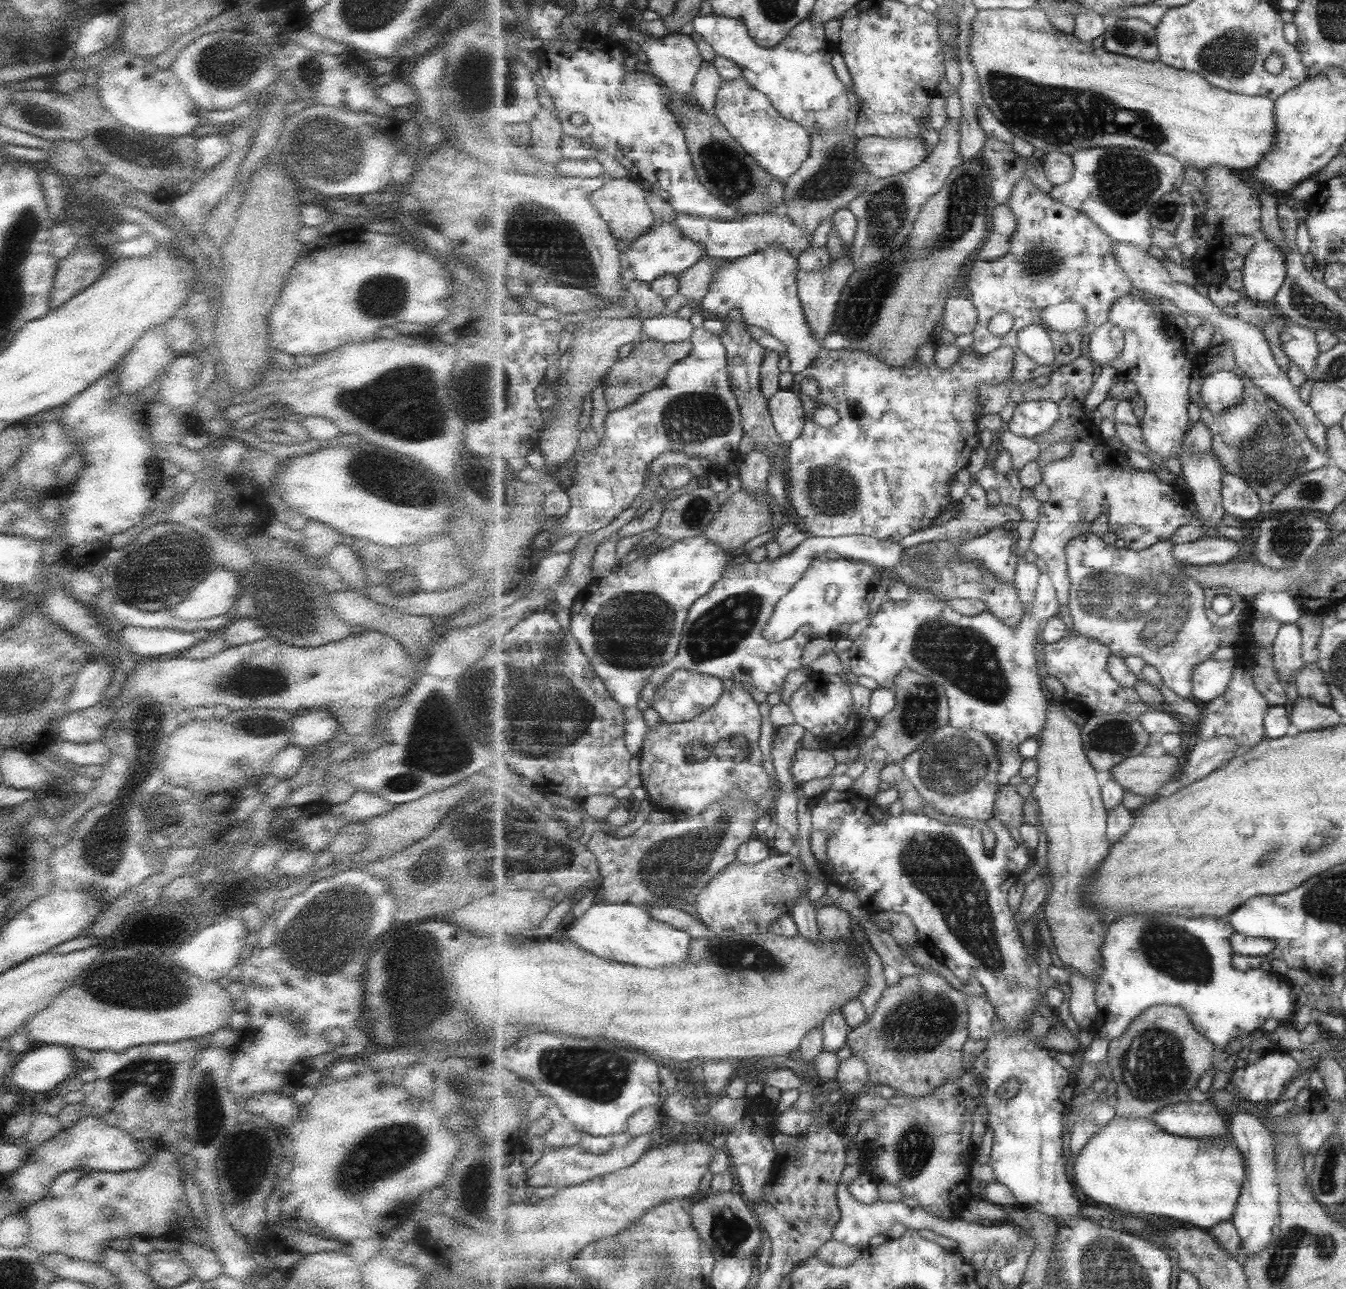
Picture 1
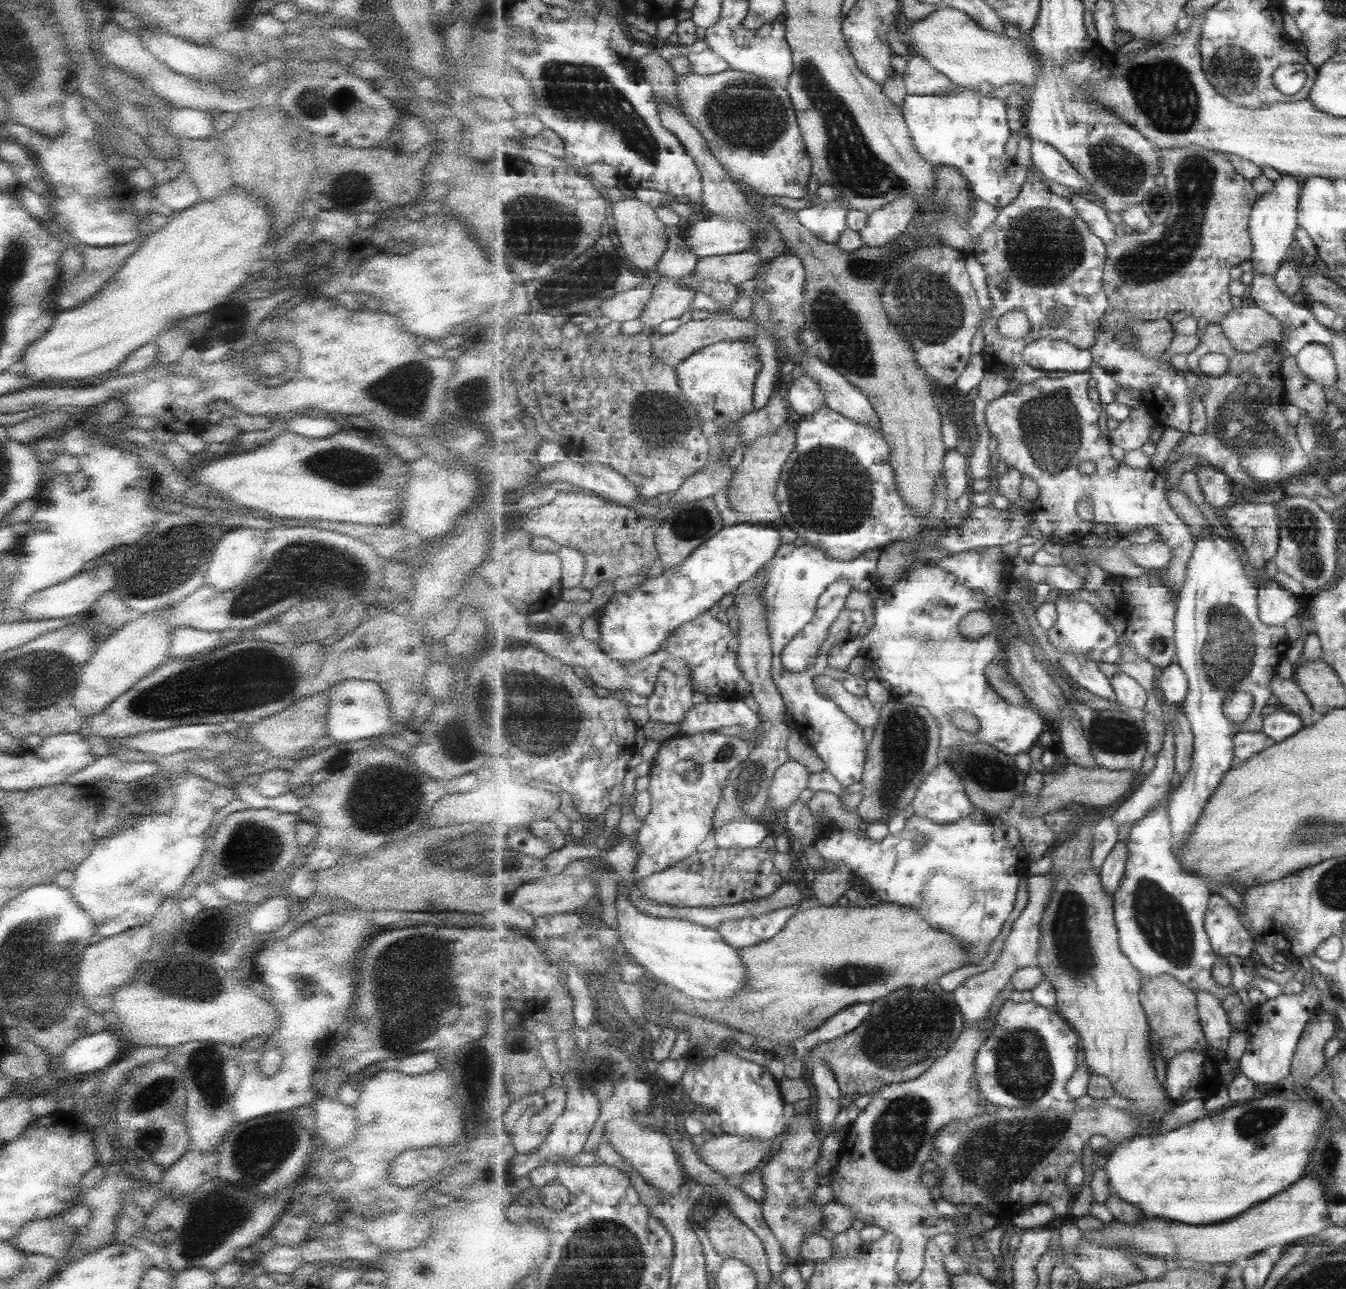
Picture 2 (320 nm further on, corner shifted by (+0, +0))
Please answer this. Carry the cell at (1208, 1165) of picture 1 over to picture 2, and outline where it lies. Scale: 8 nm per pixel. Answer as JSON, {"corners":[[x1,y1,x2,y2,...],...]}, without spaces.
{"corners":[[1283,1089,1277,1095,1224,1107,1171,1132,1155,1134,1155,1138,1145,1136,1119,1143,1107,1156,1105,1170,1110,1188,1151,1218,1163,1216,1163,1219,1191,1225,1222,1223,1301,1181,1307,1174,1305,1168,1313,1161,1319,1135,1327,1128,1327,1122,1329,1114,1317,1103]]}

